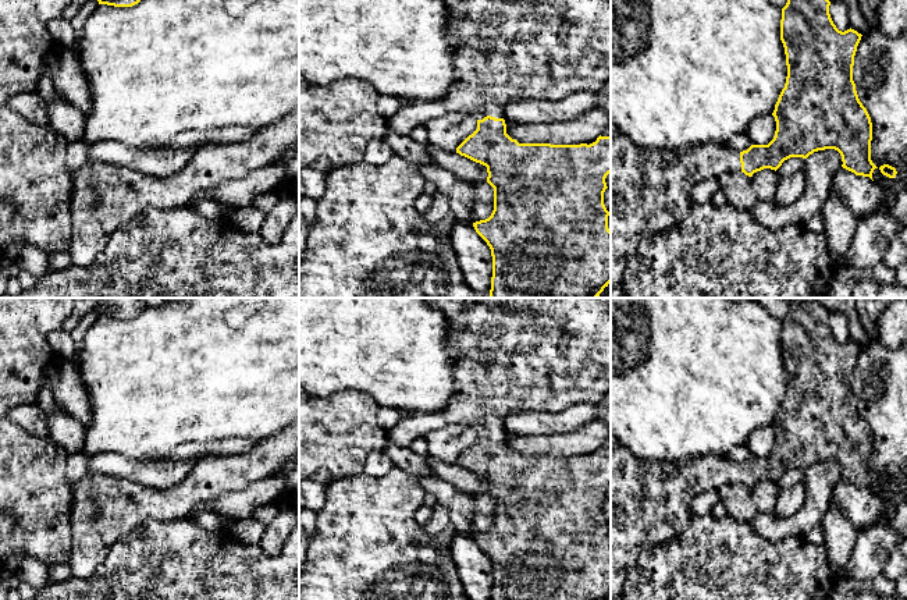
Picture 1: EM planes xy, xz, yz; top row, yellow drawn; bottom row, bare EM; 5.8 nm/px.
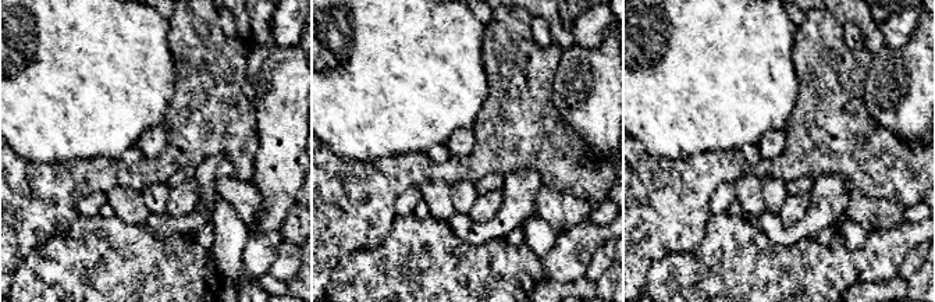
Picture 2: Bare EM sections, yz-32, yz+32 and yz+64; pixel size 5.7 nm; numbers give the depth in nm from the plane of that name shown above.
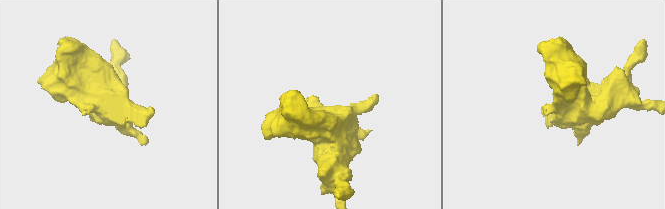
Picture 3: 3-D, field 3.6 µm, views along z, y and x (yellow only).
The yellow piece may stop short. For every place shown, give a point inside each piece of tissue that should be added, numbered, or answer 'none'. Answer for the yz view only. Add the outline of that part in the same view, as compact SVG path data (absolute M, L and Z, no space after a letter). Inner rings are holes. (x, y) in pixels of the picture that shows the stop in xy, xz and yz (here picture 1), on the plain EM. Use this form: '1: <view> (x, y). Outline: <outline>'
1: yz (651, 501). Outline: M611 433L611 600L620 597L627 572L644 550L683 533L693 516L693 500L726 483L741 483L740 464L729 455L707 454L676 462L643 461Z

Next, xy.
none

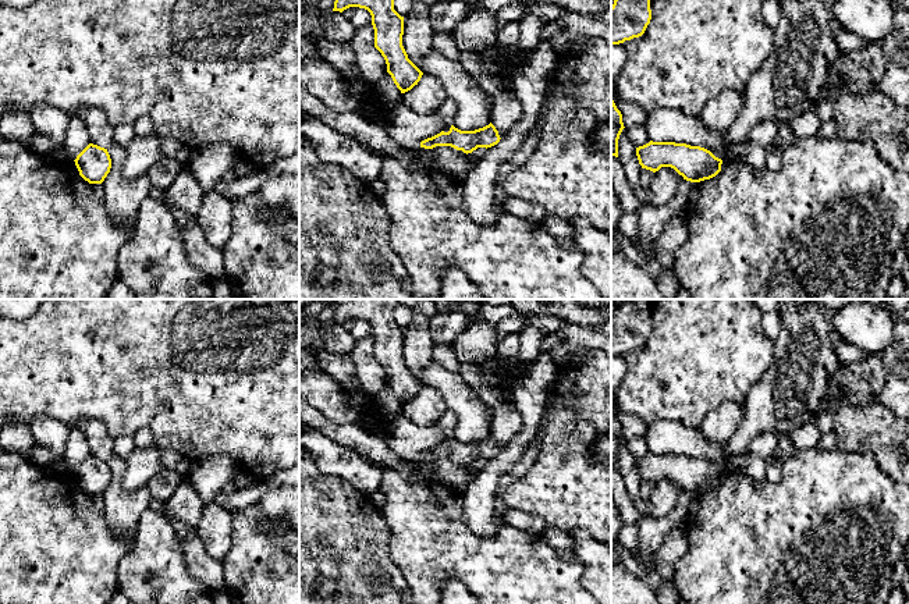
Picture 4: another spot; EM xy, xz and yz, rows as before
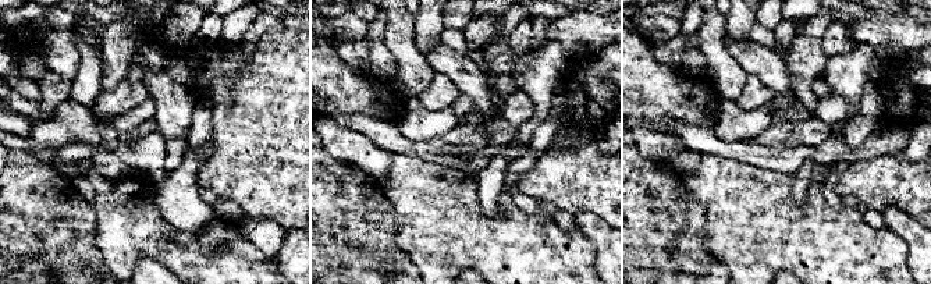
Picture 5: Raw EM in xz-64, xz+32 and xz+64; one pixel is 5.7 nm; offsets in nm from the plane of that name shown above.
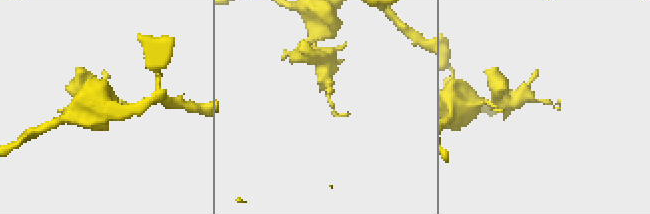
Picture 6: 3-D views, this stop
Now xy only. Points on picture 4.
none

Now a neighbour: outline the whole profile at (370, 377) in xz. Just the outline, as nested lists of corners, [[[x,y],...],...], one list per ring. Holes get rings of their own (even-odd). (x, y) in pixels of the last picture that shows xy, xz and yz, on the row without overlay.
[[[373,337],[358,340],[348,358],[355,365],[356,387],[370,397],[379,394],[387,384],[387,376],[374,359]]]

